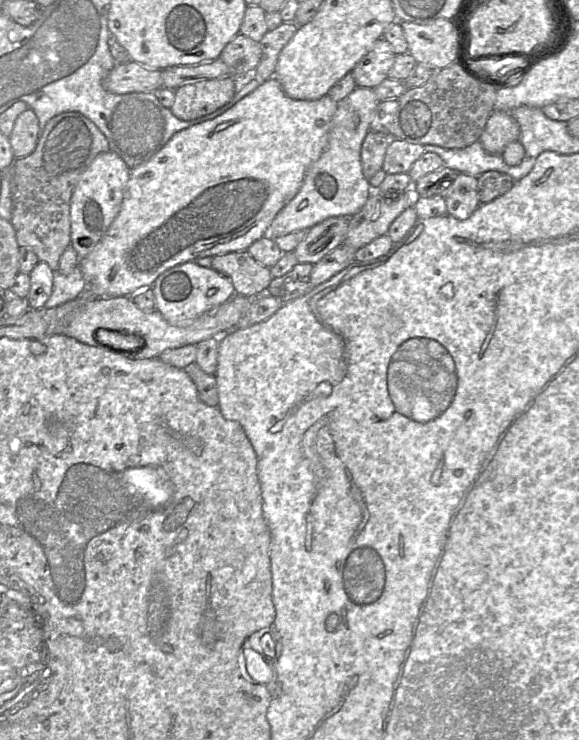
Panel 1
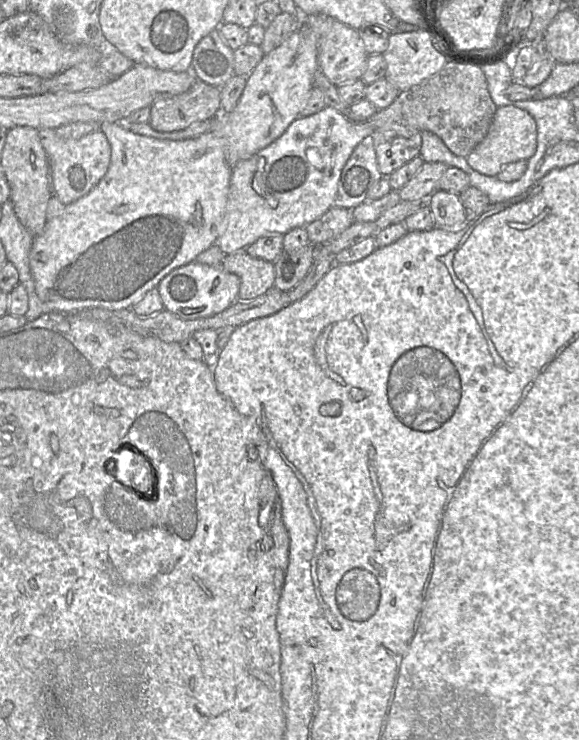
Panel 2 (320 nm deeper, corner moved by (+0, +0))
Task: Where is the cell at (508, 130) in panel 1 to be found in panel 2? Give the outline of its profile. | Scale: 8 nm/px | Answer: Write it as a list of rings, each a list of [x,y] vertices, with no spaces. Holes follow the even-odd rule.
[[[512,105],[497,107],[484,139],[466,157],[469,166],[480,174],[495,177],[507,164],[529,160],[537,146],[537,126],[525,110]]]

